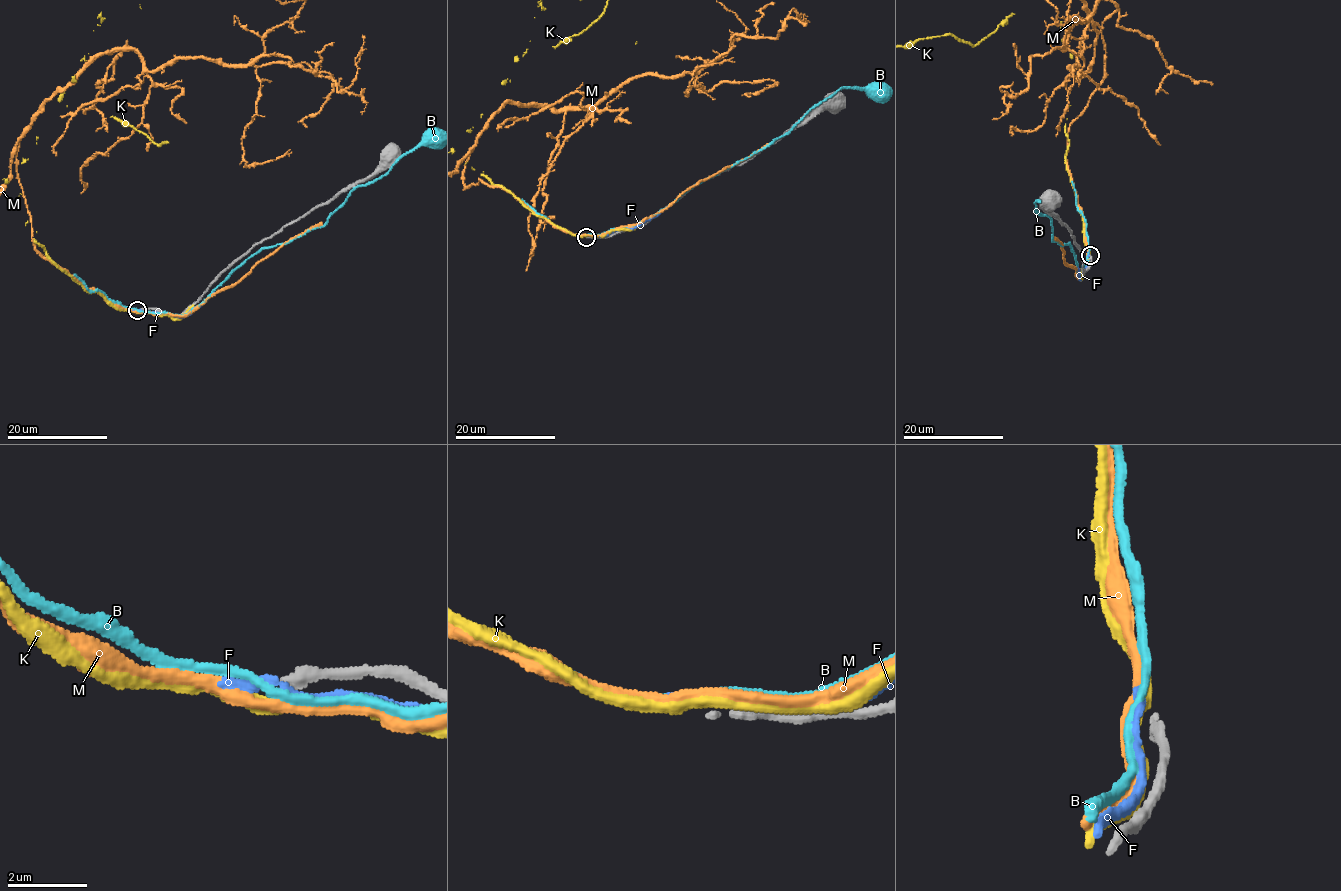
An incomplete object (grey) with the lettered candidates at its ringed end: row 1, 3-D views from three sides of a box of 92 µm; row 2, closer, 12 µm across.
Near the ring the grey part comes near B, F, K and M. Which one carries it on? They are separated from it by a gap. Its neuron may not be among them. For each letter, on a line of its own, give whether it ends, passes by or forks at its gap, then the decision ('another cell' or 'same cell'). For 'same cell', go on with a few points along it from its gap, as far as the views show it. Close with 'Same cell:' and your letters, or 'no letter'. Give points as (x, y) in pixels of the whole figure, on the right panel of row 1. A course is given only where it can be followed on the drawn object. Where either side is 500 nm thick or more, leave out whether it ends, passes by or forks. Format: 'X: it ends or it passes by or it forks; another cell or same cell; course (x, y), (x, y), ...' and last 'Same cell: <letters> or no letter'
B: it passes by; another cell
F: it ends; another cell
K: it passes by; another cell
M: it passes by; another cell
Same cell: no letter

